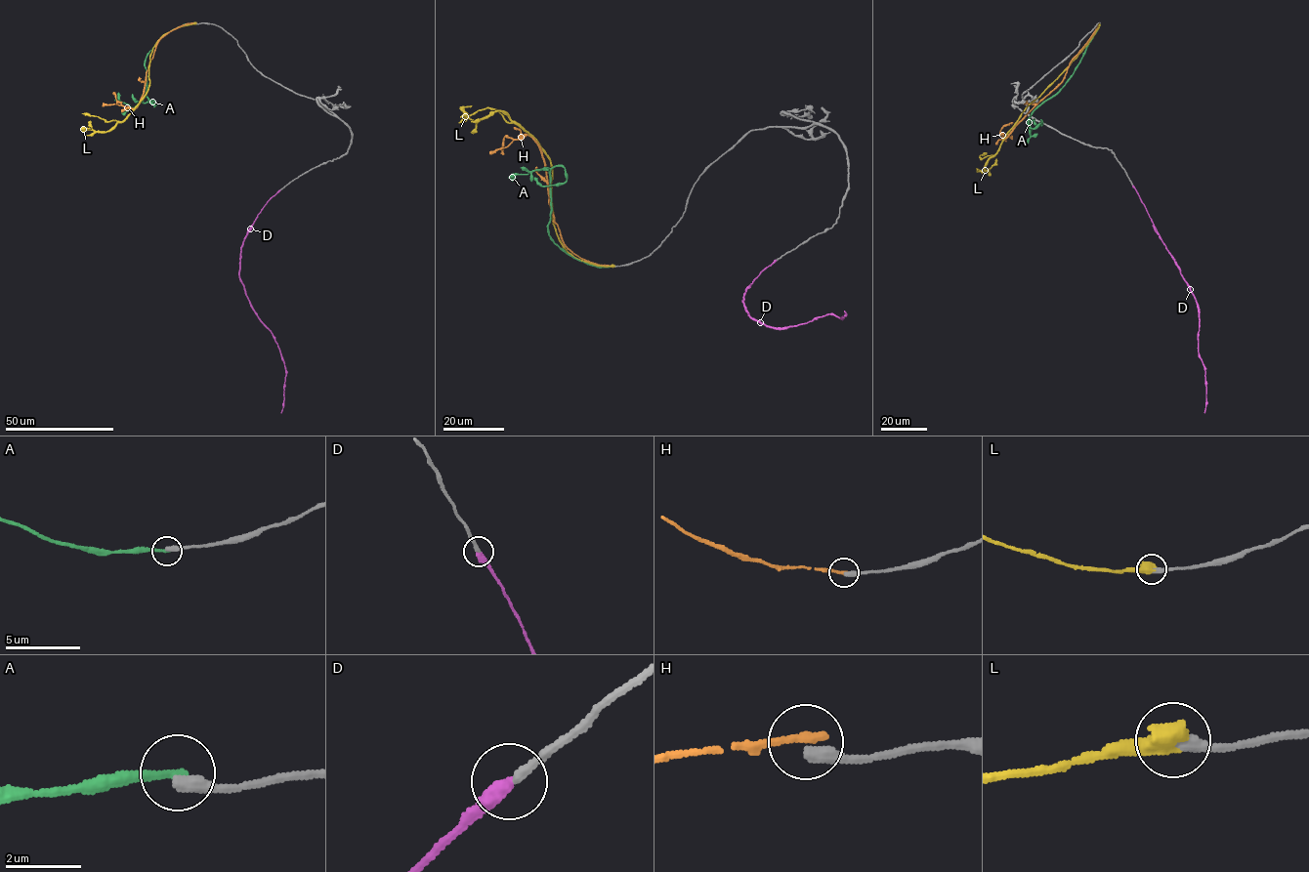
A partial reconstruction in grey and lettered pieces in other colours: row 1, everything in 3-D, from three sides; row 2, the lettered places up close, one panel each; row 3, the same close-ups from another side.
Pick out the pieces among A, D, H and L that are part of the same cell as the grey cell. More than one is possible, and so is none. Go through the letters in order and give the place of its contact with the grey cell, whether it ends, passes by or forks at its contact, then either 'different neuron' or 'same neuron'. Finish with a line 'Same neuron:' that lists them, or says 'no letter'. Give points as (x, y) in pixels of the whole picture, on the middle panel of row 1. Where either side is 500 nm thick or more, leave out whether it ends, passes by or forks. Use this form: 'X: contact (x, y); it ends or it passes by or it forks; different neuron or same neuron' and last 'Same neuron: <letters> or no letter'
A: contact (613, 267); it ends; different neuron
D: contact (776, 260); it ends; same neuron
H: contact (612, 266); it ends; different neuron
L: contact (613, 266); same neuron
Same neuron: D, L

